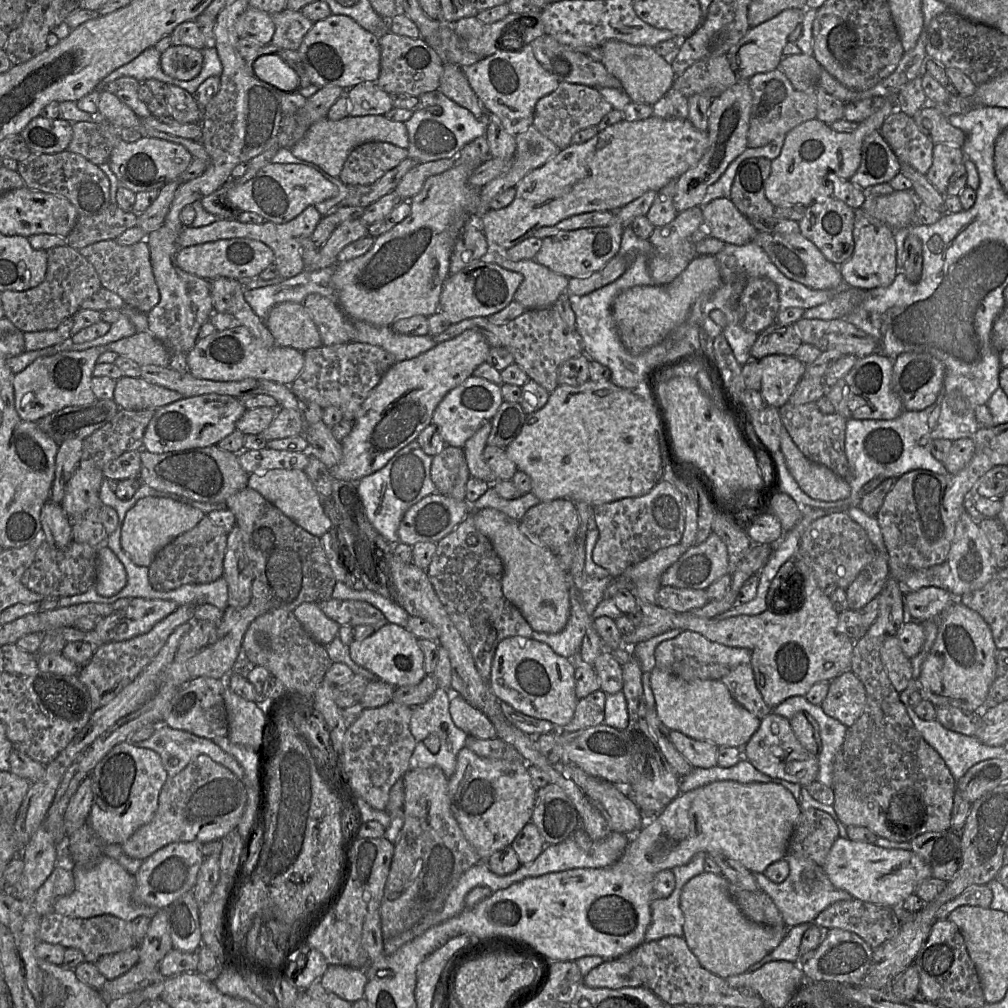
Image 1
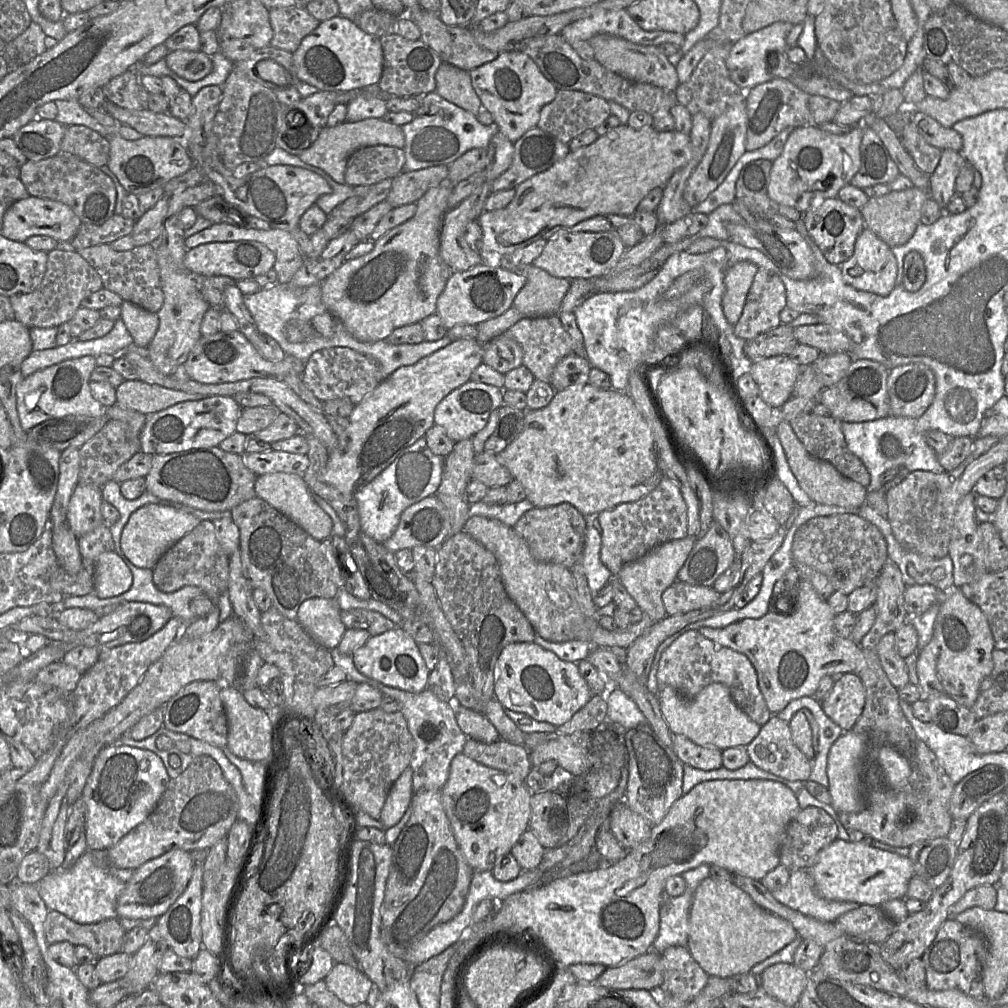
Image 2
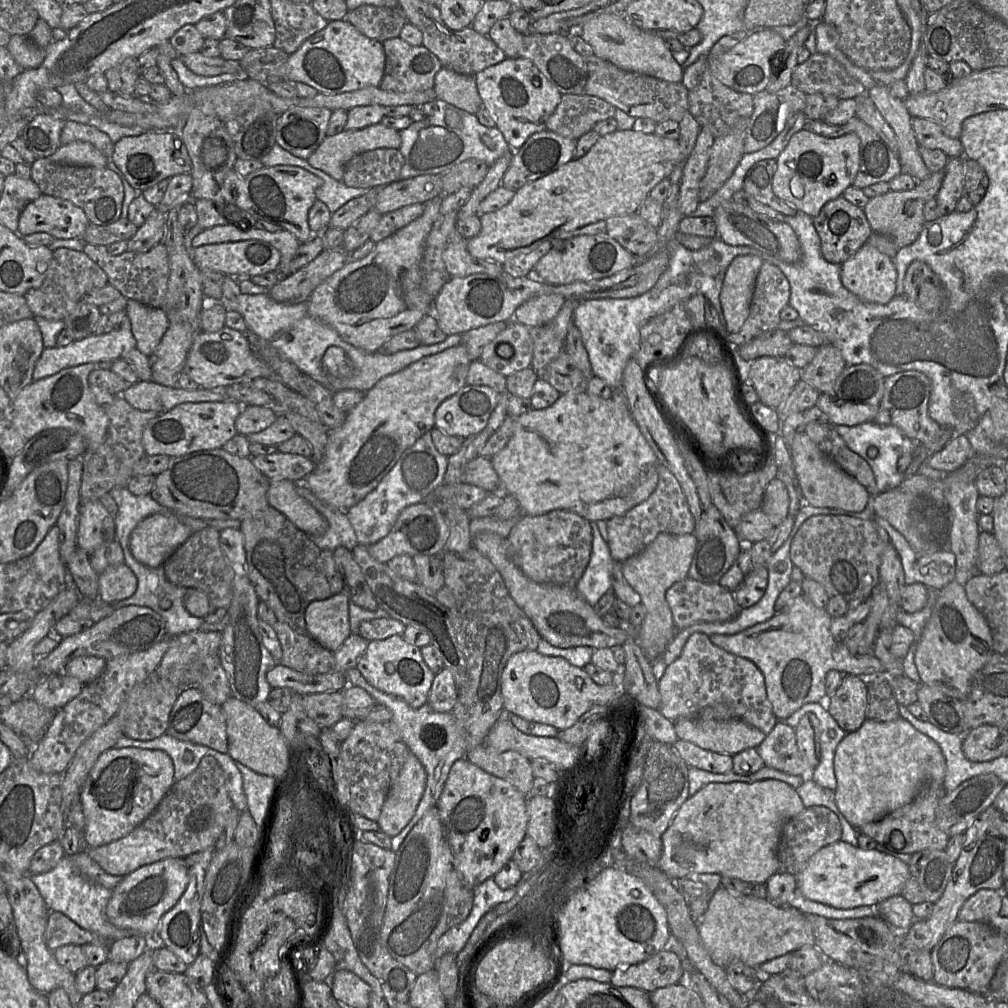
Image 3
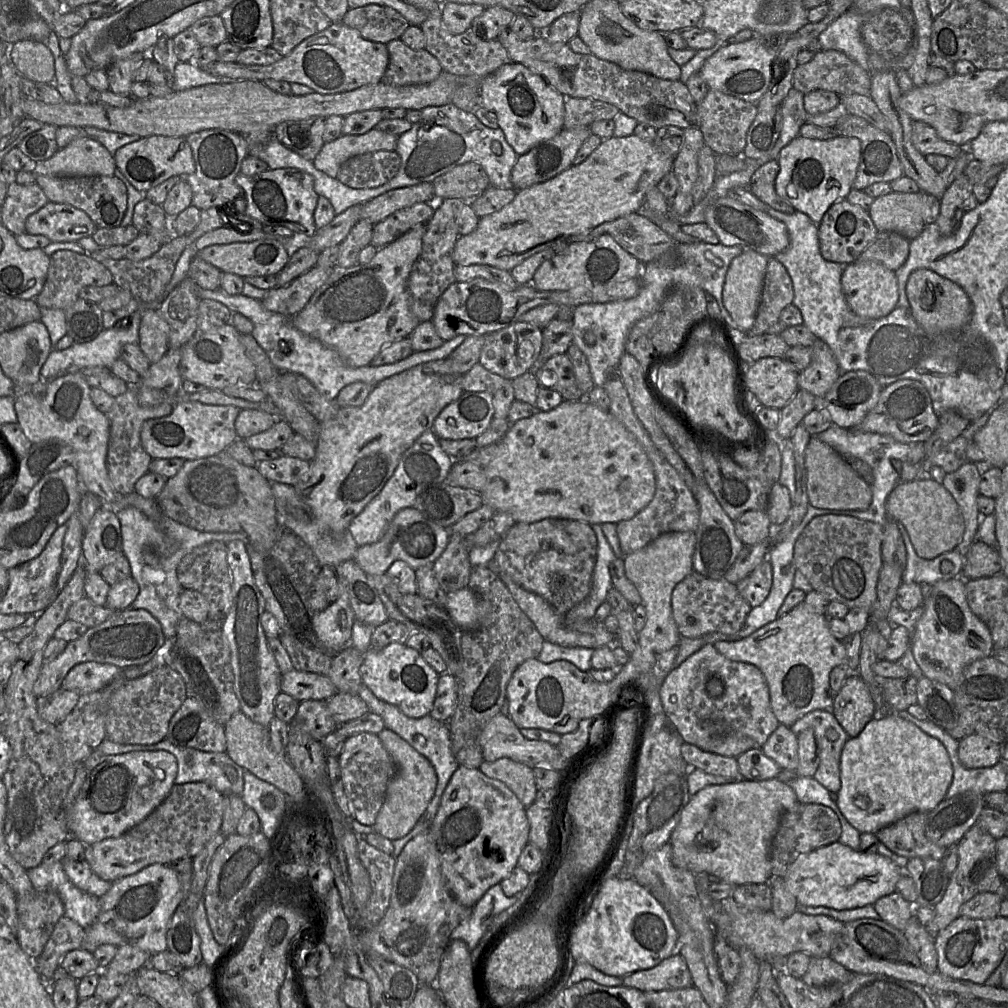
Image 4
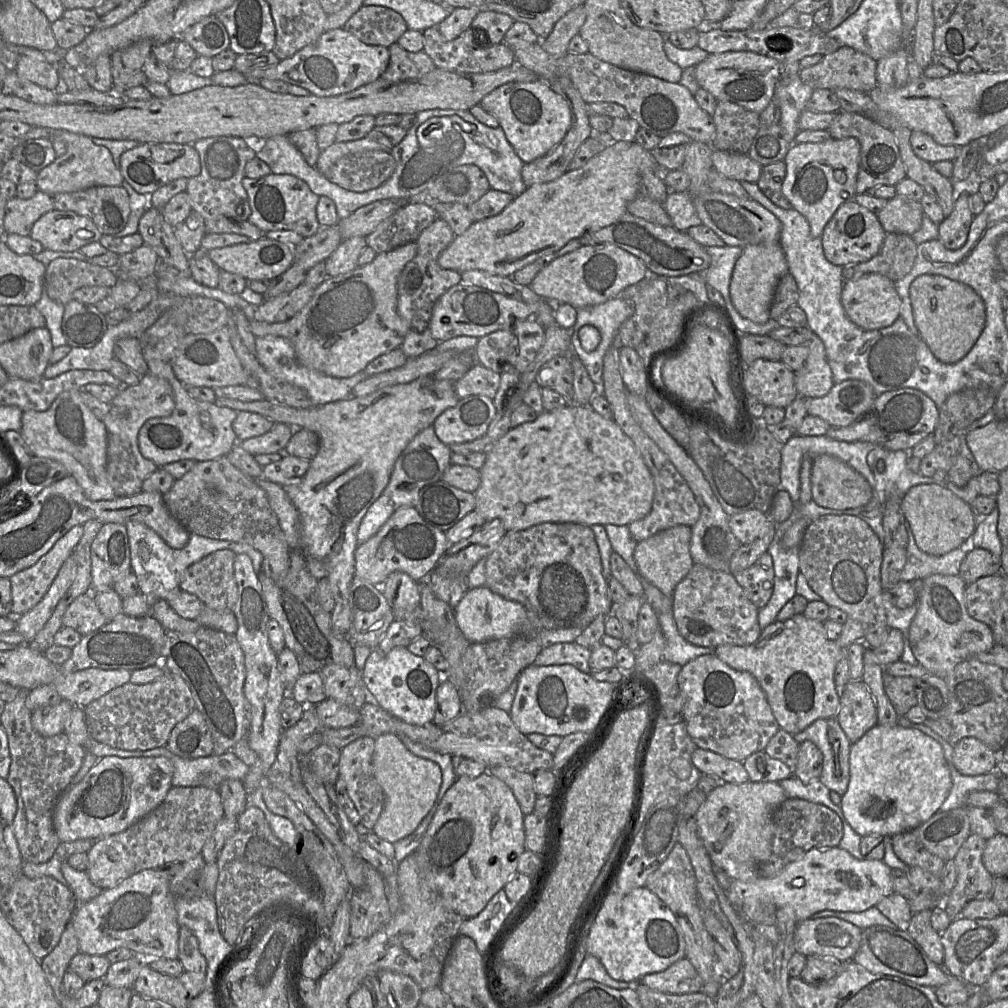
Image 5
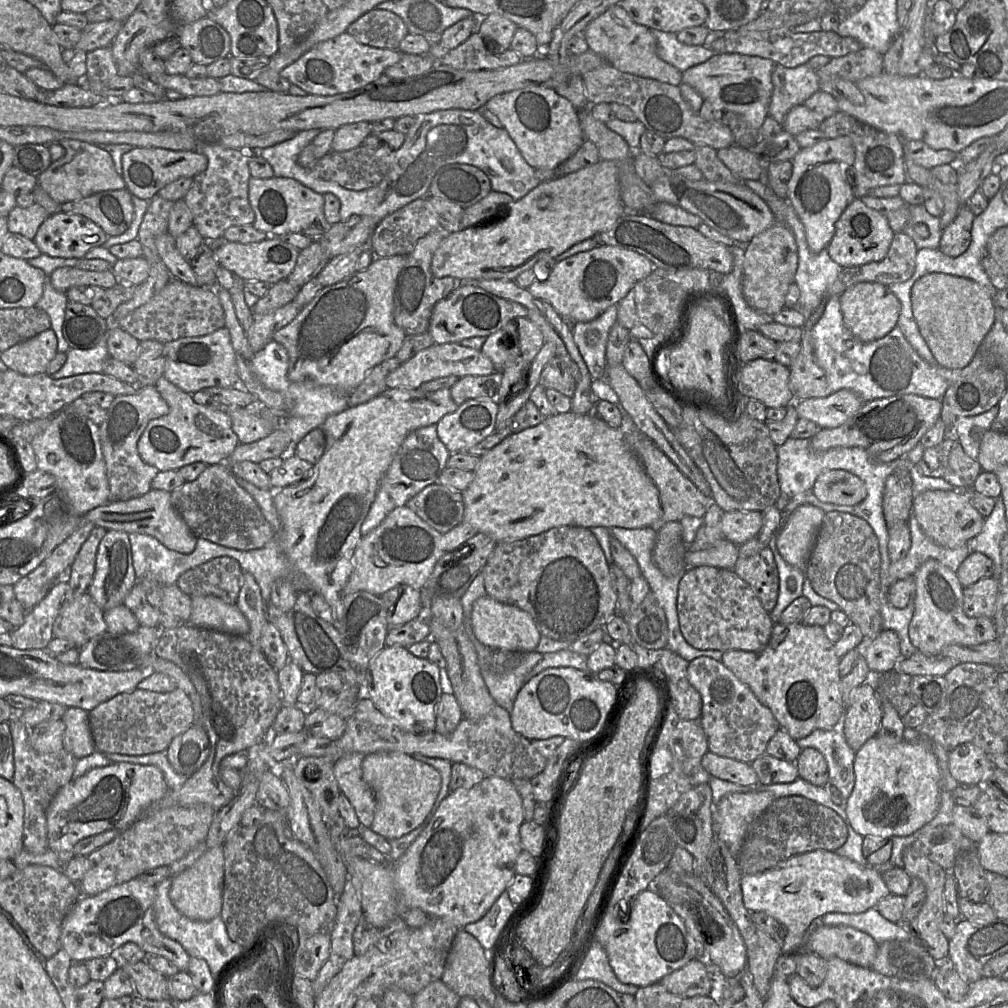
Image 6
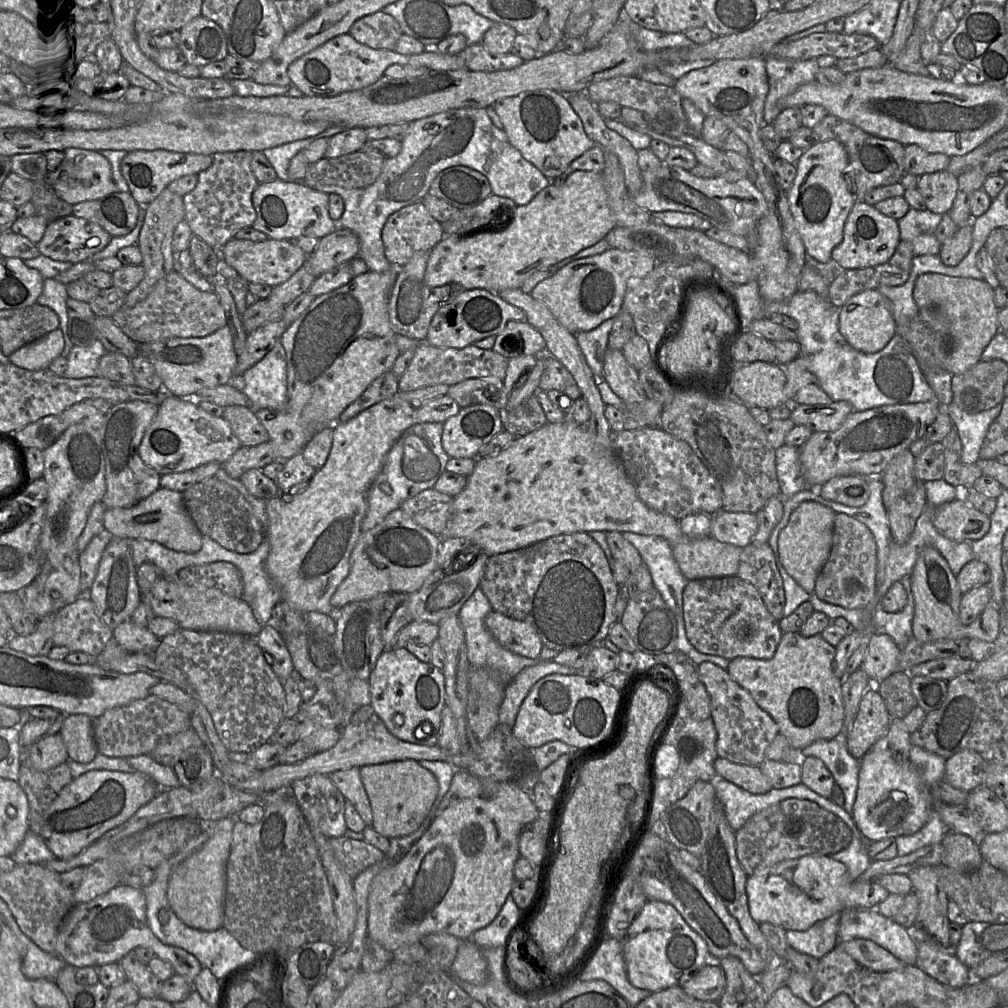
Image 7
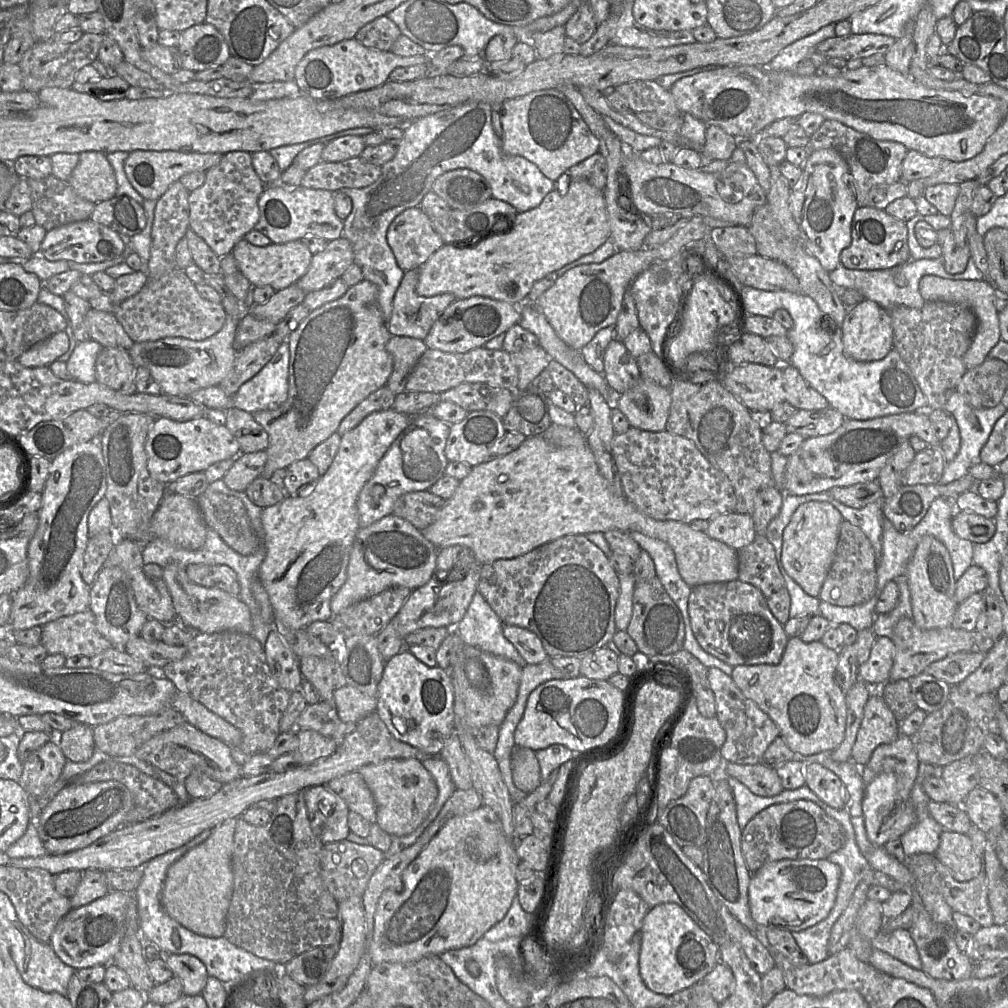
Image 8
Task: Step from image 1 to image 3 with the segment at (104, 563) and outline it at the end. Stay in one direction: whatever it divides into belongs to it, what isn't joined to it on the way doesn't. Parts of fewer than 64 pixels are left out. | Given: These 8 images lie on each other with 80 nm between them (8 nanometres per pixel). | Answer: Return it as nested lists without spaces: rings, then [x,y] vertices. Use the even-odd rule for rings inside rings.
[[[125,564],[110,566],[99,575],[99,599],[107,604],[131,597],[137,590],[137,578]]]

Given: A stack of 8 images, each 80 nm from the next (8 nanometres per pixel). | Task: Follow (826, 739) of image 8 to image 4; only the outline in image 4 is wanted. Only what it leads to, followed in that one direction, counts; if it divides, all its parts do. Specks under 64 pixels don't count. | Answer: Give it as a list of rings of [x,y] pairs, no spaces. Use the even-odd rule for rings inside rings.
[[[803,602],[751,635],[735,641],[717,641],[714,647],[729,660],[750,663],[763,673],[769,688],[770,704],[775,717],[780,724],[791,727],[809,712],[831,711],[835,694],[829,685],[830,672],[836,666],[848,665],[844,643],[831,634],[828,619],[827,612],[826,615],[811,612]]]

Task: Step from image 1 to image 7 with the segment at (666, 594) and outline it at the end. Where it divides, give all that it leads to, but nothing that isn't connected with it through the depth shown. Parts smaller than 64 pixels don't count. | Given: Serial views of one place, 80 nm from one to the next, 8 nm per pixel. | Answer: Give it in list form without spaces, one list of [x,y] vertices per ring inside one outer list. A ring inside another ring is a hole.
[[[737,575],[688,581],[683,590],[683,617],[687,639],[698,651],[728,660],[736,657],[771,659],[783,635],[778,620],[768,611],[757,588]]]

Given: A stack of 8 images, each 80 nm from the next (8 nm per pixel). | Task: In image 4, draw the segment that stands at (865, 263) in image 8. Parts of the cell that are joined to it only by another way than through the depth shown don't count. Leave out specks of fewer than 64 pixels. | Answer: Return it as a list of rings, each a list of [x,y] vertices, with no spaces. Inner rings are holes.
[[[846,199],[831,205],[817,228],[822,257],[827,261],[843,265],[857,261],[879,233],[869,212],[858,205],[851,204]]]

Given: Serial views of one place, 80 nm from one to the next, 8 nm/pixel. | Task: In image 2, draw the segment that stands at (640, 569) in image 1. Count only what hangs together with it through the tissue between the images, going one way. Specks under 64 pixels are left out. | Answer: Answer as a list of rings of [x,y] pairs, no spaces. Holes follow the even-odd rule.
[[[686,536],[682,539],[664,542],[653,548],[643,557],[625,564],[620,570],[618,577],[621,583],[636,601],[637,606],[653,622],[659,622],[667,616],[661,597],[662,593],[677,581],[677,573],[685,563],[695,542],[695,536]]]

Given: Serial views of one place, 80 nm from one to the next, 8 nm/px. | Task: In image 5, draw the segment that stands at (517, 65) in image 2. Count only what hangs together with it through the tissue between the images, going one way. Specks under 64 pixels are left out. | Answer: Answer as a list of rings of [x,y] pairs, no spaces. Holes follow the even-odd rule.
[[[542,79],[504,84],[487,94],[479,105],[498,119],[508,142],[524,163],[546,155],[563,140],[572,124],[570,106]]]

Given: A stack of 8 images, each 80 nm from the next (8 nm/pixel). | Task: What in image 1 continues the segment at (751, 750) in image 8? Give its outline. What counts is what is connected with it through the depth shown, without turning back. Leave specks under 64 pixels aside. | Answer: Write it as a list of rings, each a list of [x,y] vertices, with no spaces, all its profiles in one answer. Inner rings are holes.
[[[685,630],[677,637],[661,642],[655,649],[655,658],[656,667],[685,681],[719,680],[723,682],[733,698],[760,720],[772,711],[756,686],[748,649],[712,642],[700,633]]]

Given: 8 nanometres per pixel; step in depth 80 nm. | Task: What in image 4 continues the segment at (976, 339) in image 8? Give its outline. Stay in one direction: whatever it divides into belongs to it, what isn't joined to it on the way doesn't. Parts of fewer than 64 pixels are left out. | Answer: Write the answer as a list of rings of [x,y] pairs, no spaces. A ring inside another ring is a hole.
[[[929,269],[913,271],[907,281],[907,298],[915,321],[929,333],[961,330],[972,315],[972,303],[961,286]]]

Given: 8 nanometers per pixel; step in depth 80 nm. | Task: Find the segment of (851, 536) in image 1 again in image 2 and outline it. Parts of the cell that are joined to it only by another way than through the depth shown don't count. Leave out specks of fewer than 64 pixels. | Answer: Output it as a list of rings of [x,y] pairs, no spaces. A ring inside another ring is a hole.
[[[855,514],[818,516],[797,529],[792,557],[800,579],[811,583],[819,597],[828,601],[835,590],[848,596],[856,588],[876,581],[888,560],[887,542],[875,525]]]

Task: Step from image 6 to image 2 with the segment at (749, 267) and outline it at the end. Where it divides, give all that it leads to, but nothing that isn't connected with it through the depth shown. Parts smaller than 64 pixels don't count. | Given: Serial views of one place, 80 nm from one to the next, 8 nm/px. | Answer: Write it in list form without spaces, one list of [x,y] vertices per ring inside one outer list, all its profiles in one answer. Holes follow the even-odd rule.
[[[748,261],[738,262],[730,267],[724,278],[725,292],[722,310],[726,320],[733,326],[739,321],[748,292],[758,267]]]

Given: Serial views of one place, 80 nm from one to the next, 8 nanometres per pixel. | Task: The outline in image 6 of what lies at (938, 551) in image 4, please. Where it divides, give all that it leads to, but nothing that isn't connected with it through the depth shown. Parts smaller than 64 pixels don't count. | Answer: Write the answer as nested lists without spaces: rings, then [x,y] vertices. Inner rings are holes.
[[[927,490],[915,494],[912,501],[912,515],[921,530],[935,544],[954,549],[966,544],[980,533],[984,517],[972,506],[969,494],[961,490]]]

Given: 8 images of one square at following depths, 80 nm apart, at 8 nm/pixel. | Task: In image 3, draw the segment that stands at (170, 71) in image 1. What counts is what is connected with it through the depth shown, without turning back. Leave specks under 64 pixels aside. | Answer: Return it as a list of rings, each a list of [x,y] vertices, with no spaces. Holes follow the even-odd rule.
[[[200,51],[178,58],[195,74],[212,77],[221,74],[243,74],[239,61],[228,61],[221,57],[207,57]]]

